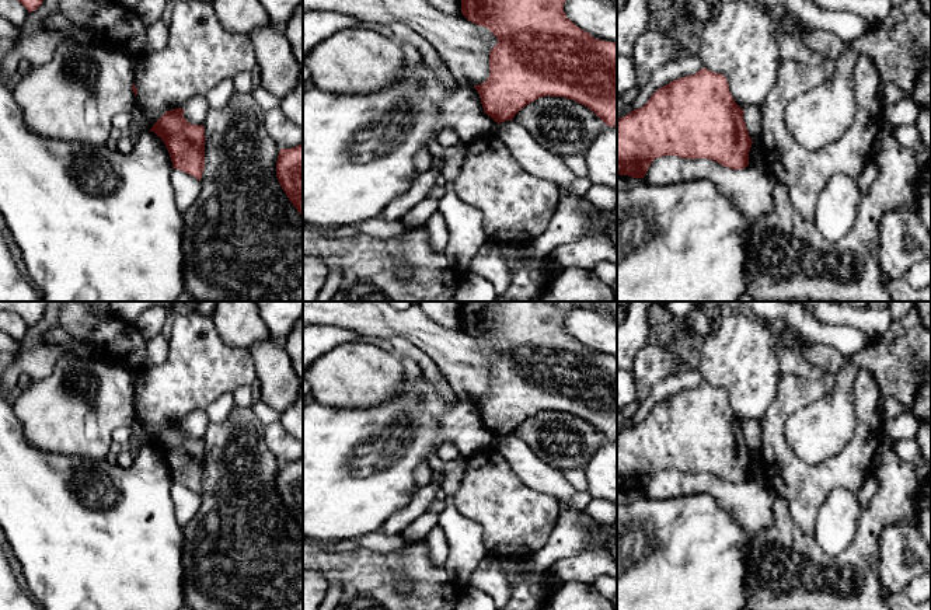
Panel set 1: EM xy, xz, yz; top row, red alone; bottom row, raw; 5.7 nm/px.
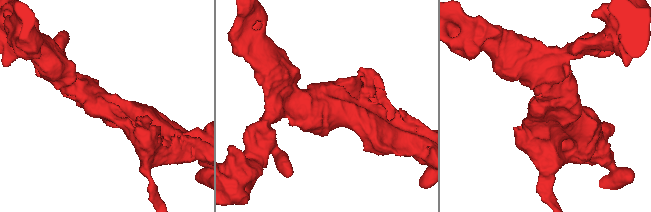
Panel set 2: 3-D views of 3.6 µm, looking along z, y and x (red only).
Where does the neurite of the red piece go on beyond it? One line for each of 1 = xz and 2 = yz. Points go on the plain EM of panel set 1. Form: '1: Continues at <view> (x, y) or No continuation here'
1: No continuation here
2: No continuation here

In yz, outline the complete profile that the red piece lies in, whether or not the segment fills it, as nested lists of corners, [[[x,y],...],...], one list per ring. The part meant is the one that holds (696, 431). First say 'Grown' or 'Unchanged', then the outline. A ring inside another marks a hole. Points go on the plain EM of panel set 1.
Unchanged. [[[702,381],[693,390],[673,394],[656,404],[644,421],[617,433],[617,488],[644,492],[652,475],[663,470],[708,473],[743,484],[753,457],[743,428],[721,387]]]

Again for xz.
Unchanged. [[[461,301],[461,328],[471,337],[487,341],[498,358],[489,366],[489,391],[474,400],[484,426],[496,438],[515,429],[540,411],[573,414],[596,428],[607,440],[617,442],[617,358],[594,353],[573,338],[564,325],[566,301]]]

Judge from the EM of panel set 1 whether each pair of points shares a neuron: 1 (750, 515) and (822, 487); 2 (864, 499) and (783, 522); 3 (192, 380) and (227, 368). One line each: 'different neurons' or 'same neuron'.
1: different neurons
2: different neurons
3: same neuron

